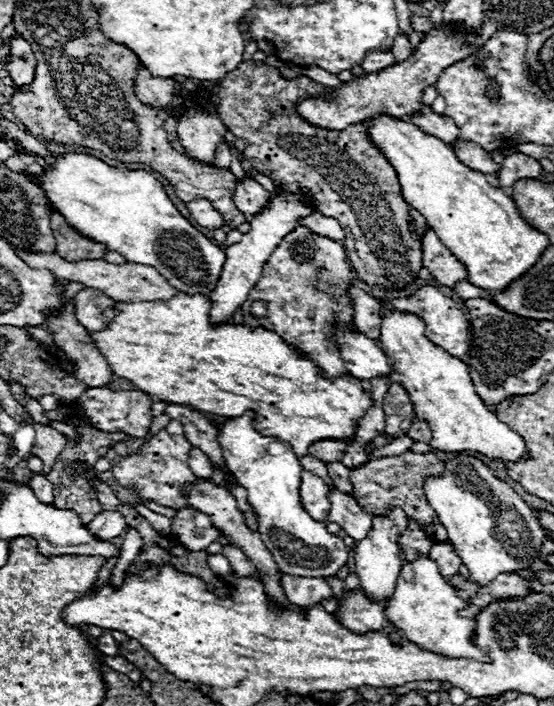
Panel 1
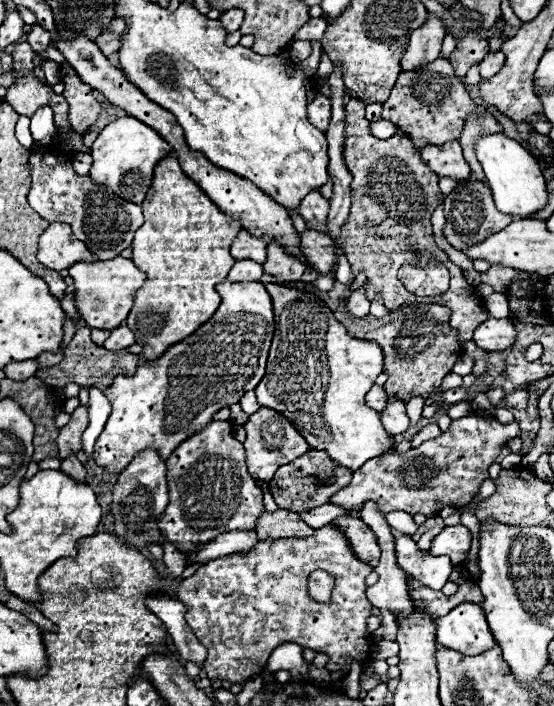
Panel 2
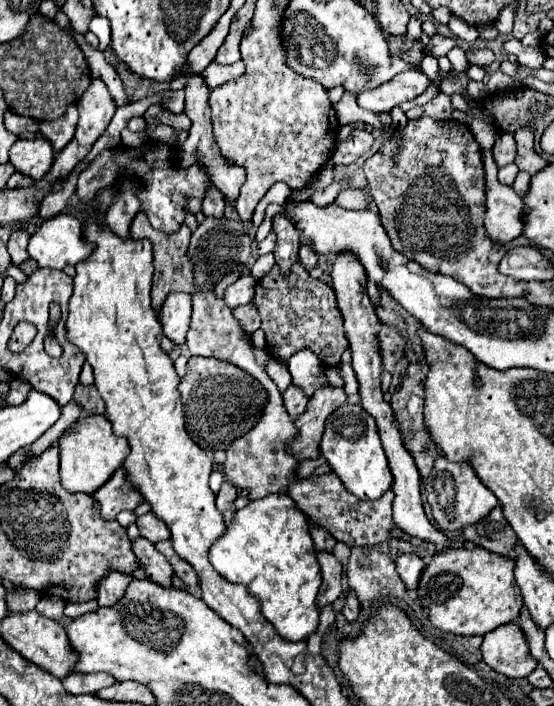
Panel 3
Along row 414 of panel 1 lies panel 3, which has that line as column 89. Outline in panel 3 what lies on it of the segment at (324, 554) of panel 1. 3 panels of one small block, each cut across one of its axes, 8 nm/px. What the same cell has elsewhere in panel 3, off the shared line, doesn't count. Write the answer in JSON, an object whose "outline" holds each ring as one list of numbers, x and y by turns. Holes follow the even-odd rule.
{"outline":[[58,214,46,220,30,238,28,254,40,268,64,270,66,264,76,266,92,252,92,244,84,240,82,222,72,214]]}

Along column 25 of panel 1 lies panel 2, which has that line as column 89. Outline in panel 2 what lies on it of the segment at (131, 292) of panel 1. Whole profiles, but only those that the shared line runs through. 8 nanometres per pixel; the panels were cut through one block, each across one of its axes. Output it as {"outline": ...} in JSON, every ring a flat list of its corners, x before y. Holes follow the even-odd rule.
{"outline":[[52,222,38,238,38,260,52,270,70,268,80,260,92,262,94,254,74,238,72,230,64,222]]}

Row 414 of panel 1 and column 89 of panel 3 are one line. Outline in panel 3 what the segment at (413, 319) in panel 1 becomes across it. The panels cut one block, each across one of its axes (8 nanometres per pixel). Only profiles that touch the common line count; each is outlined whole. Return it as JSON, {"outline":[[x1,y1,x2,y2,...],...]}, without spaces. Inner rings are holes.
{"outline":[[86,416,80,418,72,432,60,436,60,478,62,486,76,494,94,494,110,476,124,464,128,456,128,442,112,432,112,424,104,416]]}

